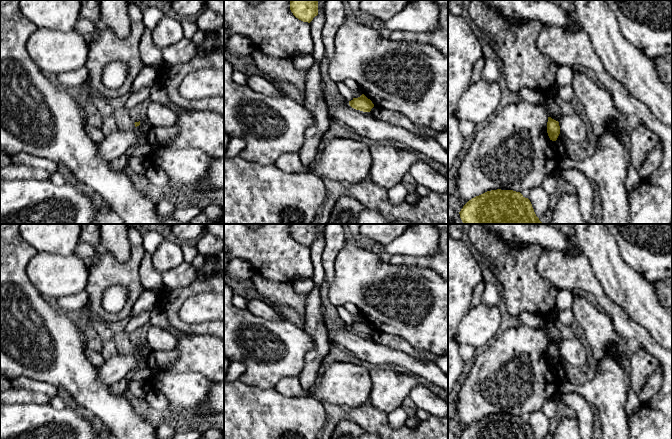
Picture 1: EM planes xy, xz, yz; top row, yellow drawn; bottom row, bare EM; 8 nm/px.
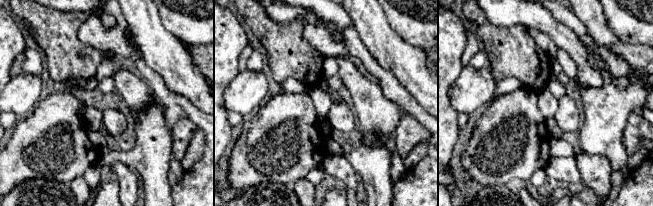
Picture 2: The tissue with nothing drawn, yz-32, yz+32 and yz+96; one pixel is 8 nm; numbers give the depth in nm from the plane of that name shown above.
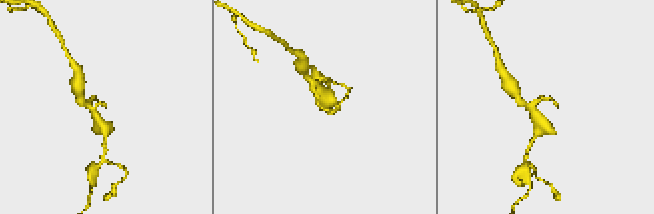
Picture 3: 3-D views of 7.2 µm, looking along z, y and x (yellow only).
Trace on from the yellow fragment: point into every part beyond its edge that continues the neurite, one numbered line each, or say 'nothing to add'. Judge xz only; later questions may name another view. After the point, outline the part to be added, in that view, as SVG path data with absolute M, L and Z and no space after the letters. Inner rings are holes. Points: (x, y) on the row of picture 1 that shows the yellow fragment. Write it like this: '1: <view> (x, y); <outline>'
nothing to add

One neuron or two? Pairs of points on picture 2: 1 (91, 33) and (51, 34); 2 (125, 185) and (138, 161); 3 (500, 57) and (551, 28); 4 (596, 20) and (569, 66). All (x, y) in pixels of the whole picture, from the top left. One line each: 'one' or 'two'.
1: two
2: two
3: two
4: two

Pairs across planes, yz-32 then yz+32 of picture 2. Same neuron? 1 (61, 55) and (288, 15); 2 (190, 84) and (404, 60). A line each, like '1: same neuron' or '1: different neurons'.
1: different neurons
2: same neuron

